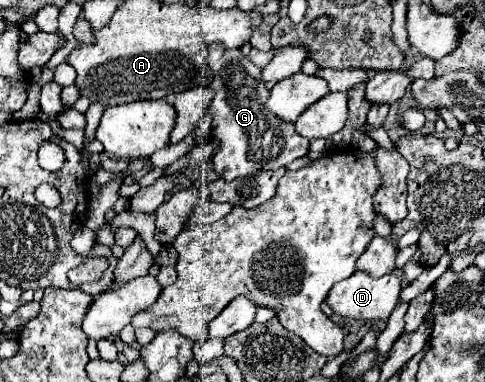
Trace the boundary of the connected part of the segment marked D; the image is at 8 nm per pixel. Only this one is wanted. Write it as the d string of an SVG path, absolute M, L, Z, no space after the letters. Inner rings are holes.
M356 271L352 277L336 283L328 297L326 303L332 307L334 313L342 315L342 317L350 317L350 319L360 319L360 321L378 321L378 319L388 319L390 313L394 311L398 297L400 297L400 277L390 273L390 275L382 275L382 277L370 277L364 271Z

